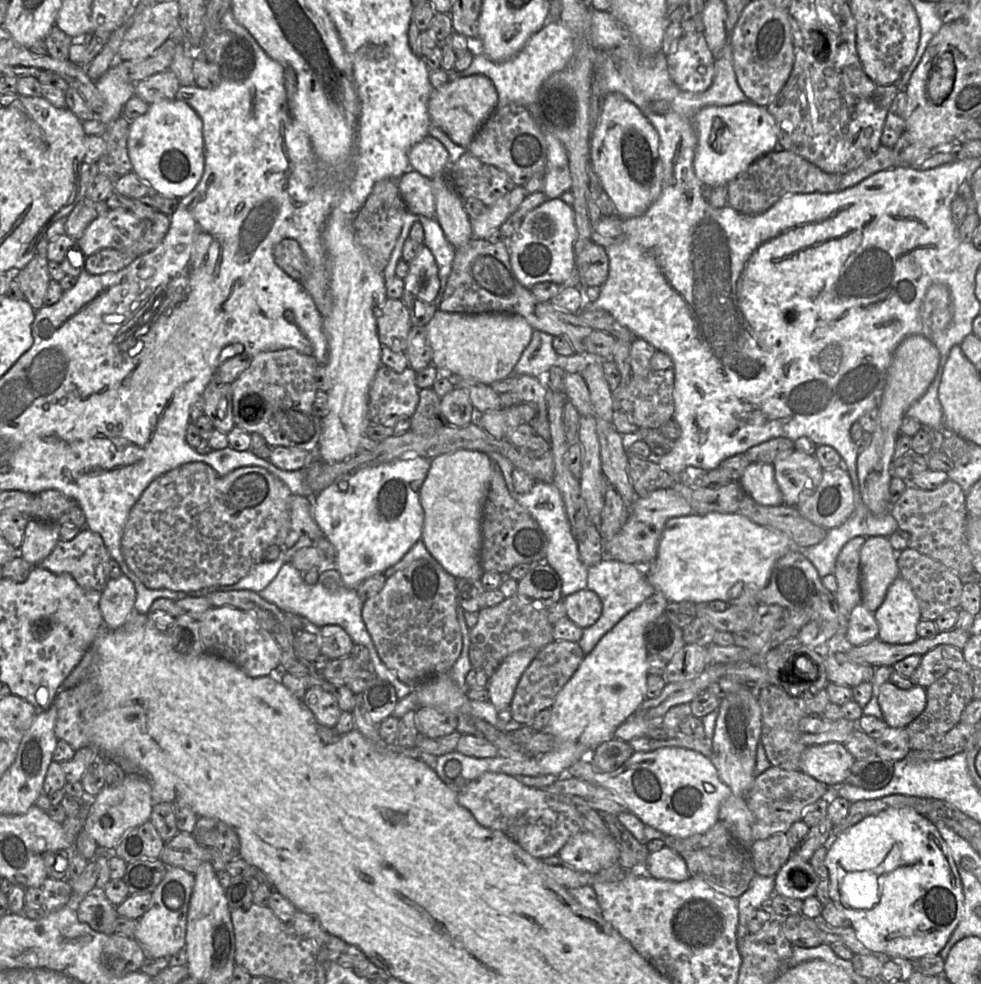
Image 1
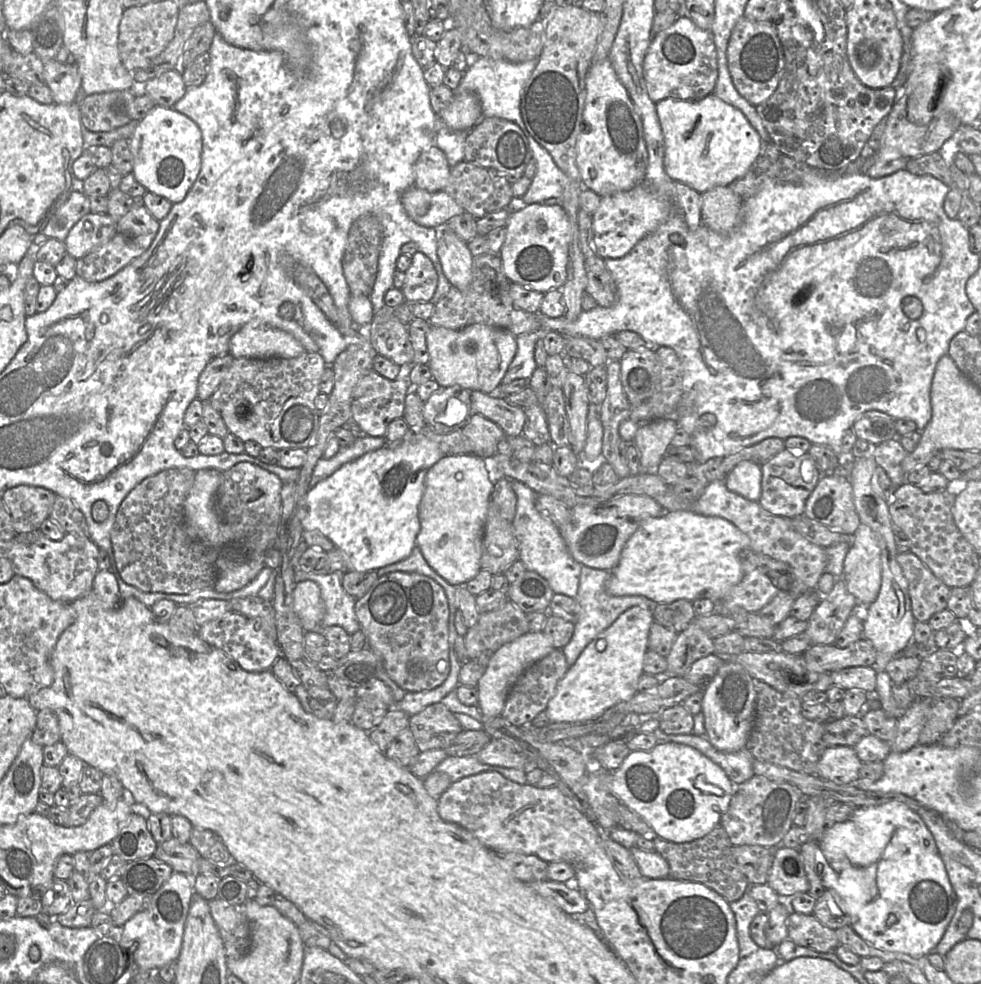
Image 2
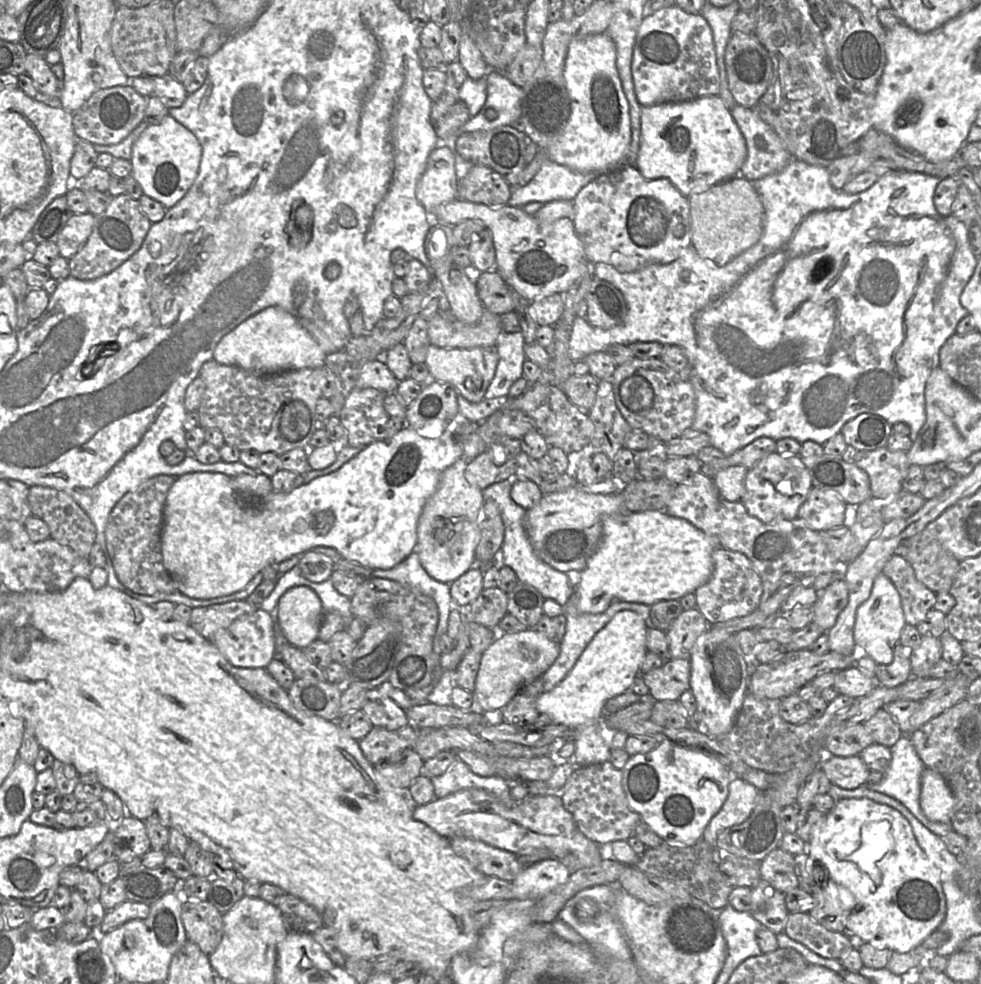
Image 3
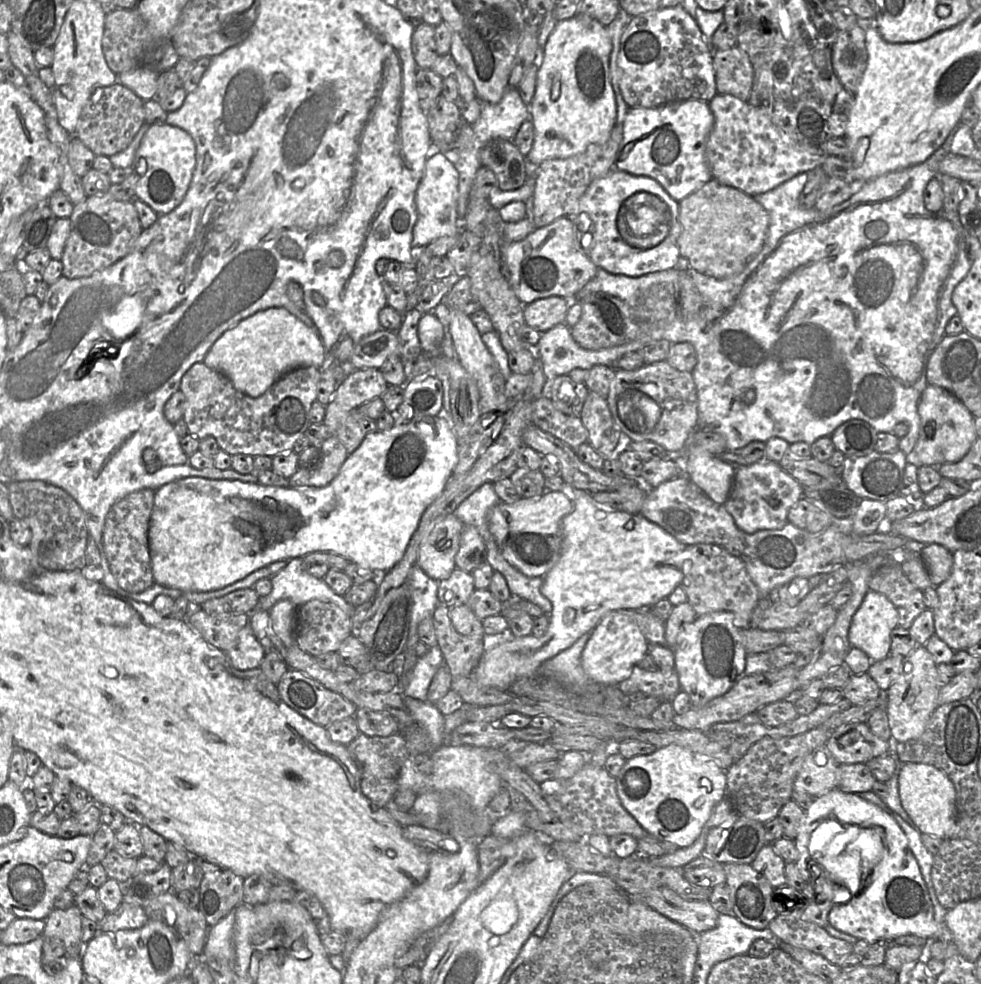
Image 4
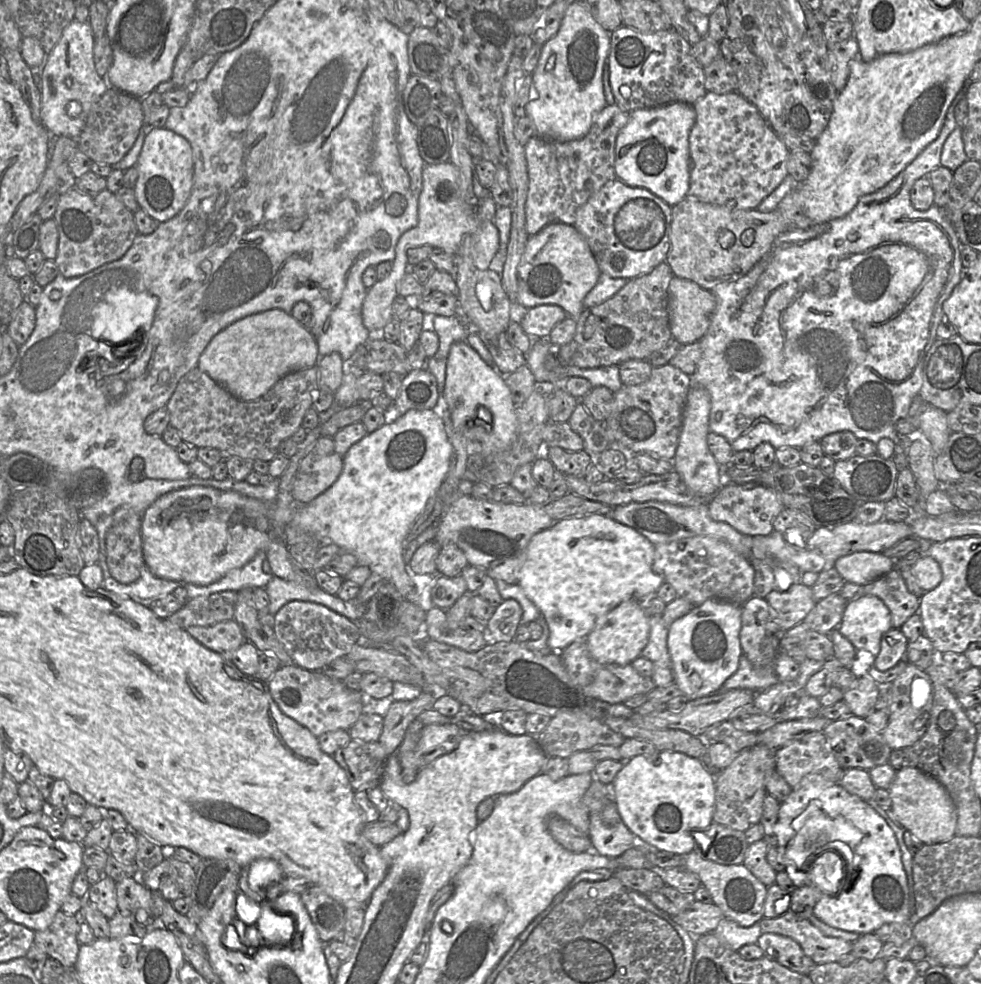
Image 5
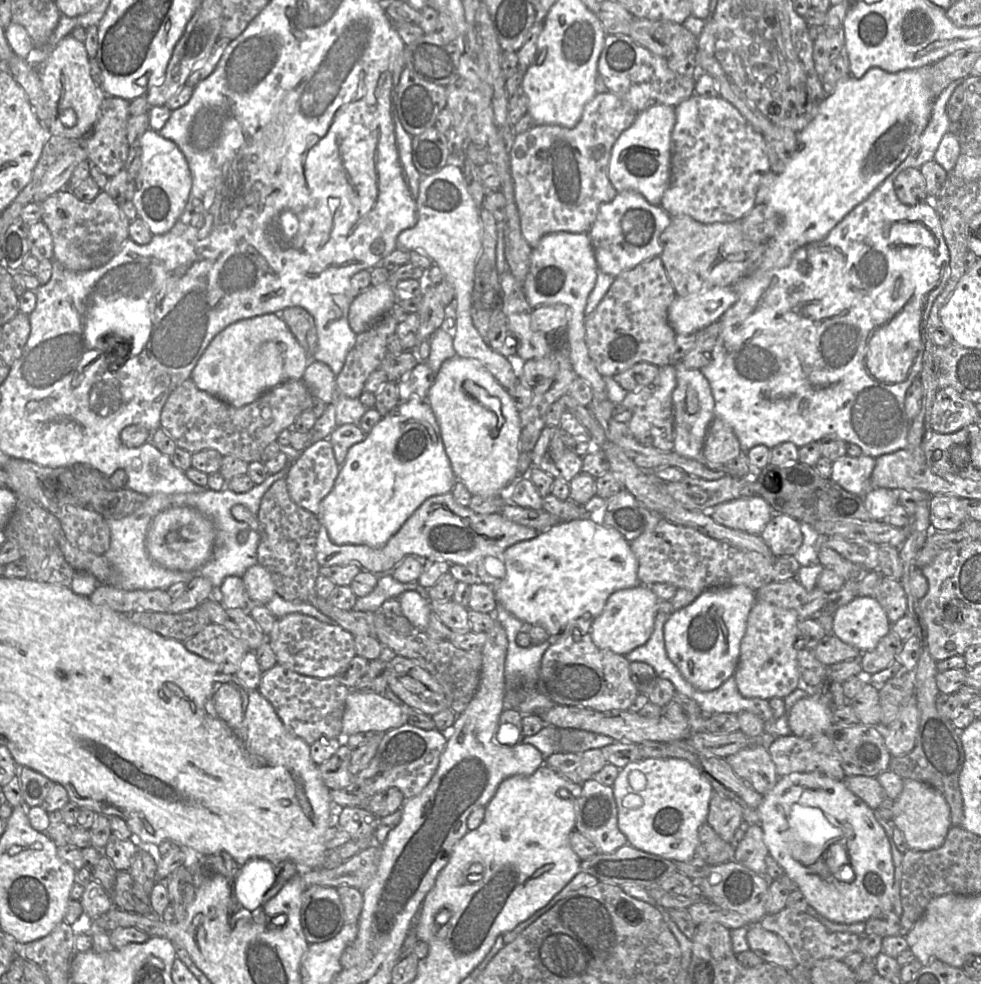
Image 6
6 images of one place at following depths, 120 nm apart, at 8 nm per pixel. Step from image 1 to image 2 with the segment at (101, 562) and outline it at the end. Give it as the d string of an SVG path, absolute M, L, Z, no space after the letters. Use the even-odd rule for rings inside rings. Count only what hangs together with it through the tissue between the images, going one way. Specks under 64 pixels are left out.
M42 533L27 536L27 540L15 538L6 554L14 574L28 578L34 586L52 600L73 602L93 589L98 569L99 547L88 537L66 533L60 540L53 540Z

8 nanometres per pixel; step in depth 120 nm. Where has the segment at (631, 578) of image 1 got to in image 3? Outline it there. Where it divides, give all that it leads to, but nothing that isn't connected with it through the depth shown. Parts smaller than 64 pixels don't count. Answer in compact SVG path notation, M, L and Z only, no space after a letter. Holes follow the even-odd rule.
M573 591L571 598L564 606L566 633L560 643L560 653L552 665L541 675L543 692L546 693L551 691L565 678L595 634L601 630L615 616L616 613L622 610L632 610L637 612L649 624L650 608L650 606L641 603L615 602L602 613L584 614L580 613L576 606L576 599Z

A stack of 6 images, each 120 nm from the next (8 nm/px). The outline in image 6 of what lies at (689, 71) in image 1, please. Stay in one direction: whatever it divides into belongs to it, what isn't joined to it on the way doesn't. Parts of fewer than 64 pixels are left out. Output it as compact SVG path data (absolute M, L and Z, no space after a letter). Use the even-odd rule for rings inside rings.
M606 35L597 69L608 91L617 95L638 113L659 104L675 107L694 95L695 77L673 72L669 69L666 58L637 44L630 35Z

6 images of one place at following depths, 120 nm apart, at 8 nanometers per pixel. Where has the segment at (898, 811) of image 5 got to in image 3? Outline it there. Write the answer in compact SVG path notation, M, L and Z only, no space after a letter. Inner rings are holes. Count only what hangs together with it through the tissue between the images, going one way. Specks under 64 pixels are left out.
M926 767L921 774L920 807L933 822L951 824L954 795L944 778Z

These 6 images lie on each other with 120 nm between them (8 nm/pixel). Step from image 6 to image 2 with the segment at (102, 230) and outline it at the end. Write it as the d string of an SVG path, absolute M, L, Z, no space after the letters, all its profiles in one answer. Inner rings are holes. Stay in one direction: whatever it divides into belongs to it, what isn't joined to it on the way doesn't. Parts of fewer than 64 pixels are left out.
M136 202L128 213L116 220L115 235L106 244L77 259L76 275L89 282L103 282L115 276L149 249L159 227L160 221L149 213L143 203Z

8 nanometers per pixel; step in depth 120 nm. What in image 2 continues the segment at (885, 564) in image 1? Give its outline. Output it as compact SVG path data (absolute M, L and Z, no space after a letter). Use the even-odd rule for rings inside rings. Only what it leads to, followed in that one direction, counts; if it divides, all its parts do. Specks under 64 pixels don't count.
M863 522L850 537L850 548L844 558L842 578L848 591L856 598L856 604L868 606L876 600L881 587L881 551L872 530Z

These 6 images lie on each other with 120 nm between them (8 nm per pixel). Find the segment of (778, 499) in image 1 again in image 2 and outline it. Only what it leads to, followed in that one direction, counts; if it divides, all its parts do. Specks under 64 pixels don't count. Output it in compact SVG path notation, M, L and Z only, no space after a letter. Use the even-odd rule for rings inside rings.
M744 461L726 474L724 483L729 491L758 502L761 496L761 478L761 465Z

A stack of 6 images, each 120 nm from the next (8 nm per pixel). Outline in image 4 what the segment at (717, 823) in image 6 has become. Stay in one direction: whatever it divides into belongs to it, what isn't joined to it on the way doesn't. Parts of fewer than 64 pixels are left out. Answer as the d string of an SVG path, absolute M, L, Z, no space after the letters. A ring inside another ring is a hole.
M815 727L791 737L765 736L726 770L726 798L738 816L765 823L777 817L781 808L792 800L795 779L805 757L816 747L826 744L832 731Z

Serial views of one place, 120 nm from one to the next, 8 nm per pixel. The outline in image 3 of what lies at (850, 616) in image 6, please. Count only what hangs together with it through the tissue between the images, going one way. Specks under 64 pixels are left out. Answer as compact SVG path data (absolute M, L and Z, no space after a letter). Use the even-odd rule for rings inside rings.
M881 572L874 581L869 598L856 611L854 639L857 649L870 656L877 664L890 664L905 625L900 594L892 581Z

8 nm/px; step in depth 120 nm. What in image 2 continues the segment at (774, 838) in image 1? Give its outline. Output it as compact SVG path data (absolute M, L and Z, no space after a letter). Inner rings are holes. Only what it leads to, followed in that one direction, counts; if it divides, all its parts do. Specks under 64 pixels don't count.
M742 845L734 846L733 855L741 871L751 884L767 884L778 846Z

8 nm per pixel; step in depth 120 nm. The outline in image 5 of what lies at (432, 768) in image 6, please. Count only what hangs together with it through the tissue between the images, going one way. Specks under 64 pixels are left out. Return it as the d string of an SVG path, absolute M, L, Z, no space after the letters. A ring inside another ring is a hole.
M425 725L416 748L401 756L404 782L410 783L425 766L455 750L467 733L468 731L456 725Z

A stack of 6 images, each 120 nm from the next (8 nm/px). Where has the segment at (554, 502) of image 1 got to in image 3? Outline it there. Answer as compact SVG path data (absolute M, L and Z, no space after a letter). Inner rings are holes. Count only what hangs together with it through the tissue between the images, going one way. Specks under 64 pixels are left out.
M513 479L493 483L482 490L485 501L494 501L501 512L505 527L504 540L501 546L501 564L510 567L517 575L518 581L535 587L545 599L553 599L565 606L573 594L573 576L560 572L543 562L534 552L525 529L526 511L517 505L510 496Z

